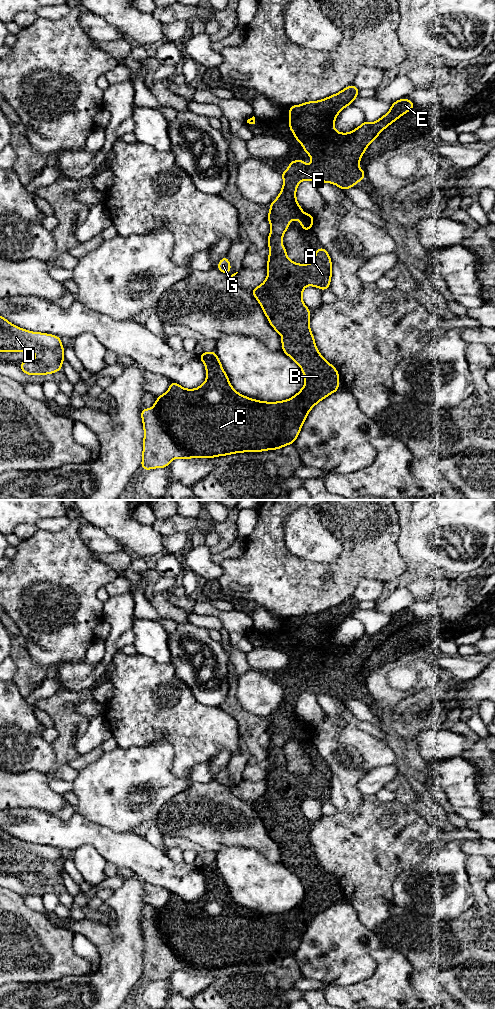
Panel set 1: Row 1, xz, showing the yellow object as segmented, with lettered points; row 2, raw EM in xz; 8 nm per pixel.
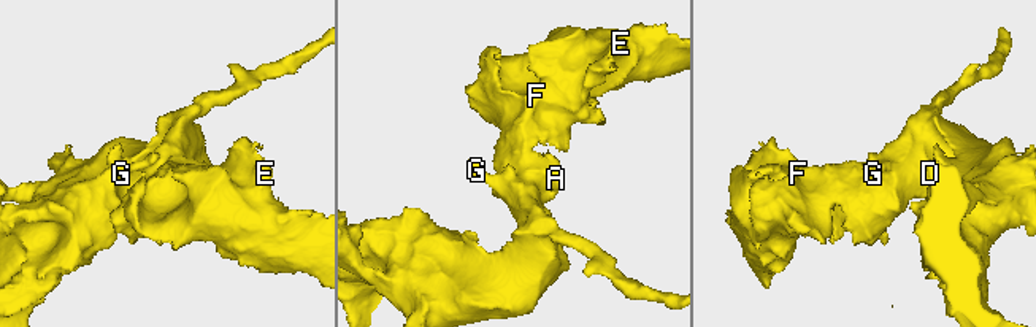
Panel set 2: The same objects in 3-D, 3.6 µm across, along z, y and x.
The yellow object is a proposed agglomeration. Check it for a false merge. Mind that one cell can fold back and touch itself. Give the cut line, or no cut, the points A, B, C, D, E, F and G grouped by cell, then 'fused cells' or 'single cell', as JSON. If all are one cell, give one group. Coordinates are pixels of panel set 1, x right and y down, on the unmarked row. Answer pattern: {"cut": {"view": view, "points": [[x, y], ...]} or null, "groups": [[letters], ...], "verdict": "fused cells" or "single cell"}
{"cut": {"view": "xz", "points": [[266, 802], [262, 806], [251, 804]]}, "groups": [["A", "B", "C", "D", "E", "F"], ["G"]], "verdict": "fused cells"}

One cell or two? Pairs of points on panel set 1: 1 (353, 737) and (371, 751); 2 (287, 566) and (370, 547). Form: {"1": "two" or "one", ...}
{"1": "one", "2": "one"}

